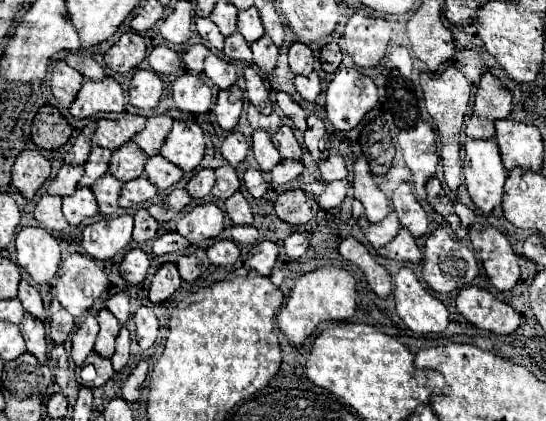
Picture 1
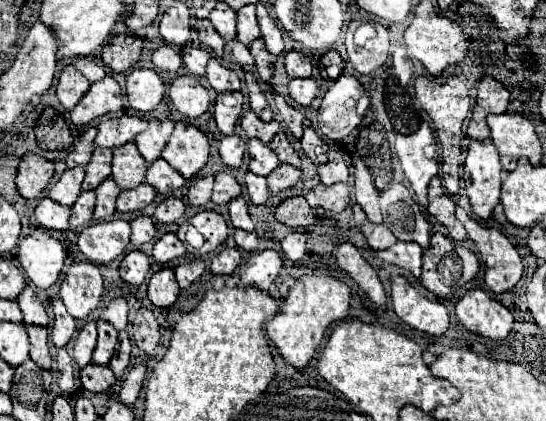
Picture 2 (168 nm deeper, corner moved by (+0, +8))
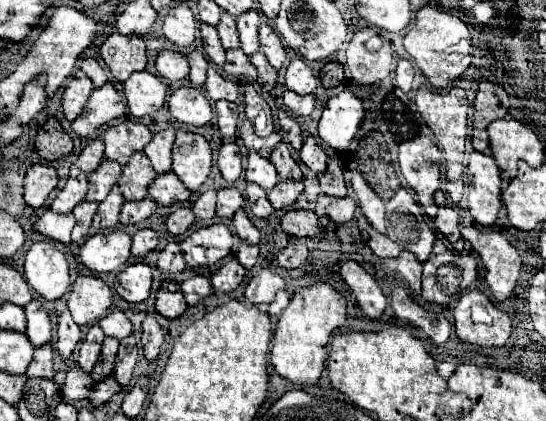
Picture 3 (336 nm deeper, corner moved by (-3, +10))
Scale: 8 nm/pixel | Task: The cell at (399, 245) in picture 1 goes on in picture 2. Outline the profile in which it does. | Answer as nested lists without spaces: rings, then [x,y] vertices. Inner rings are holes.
[[[396,242],[392,248],[376,252],[376,256],[384,262],[390,262],[408,270],[414,278],[420,278],[422,248],[416,242]]]

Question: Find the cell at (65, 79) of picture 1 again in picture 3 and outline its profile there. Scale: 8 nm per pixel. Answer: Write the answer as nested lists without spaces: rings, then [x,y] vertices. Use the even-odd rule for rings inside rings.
[[[77,74],[71,78],[71,82],[63,92],[63,114],[67,120],[75,120],[81,114],[91,92],[93,92],[93,82],[85,74]]]

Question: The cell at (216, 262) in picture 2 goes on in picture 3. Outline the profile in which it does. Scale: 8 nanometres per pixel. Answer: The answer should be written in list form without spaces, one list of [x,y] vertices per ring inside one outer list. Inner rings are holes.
[[[231,258],[211,276],[211,282],[217,292],[231,292],[243,282],[245,274],[247,274],[247,270],[239,264],[239,260]]]

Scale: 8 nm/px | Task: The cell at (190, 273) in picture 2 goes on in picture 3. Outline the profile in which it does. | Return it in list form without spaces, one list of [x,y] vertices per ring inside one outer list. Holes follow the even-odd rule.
[[[193,274],[189,280],[181,282],[181,292],[187,304],[199,304],[207,294],[211,294],[211,282],[203,274]]]

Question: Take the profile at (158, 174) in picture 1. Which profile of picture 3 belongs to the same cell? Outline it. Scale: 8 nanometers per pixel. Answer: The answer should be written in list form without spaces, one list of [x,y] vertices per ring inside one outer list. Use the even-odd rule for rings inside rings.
[[[167,172],[167,174],[159,174],[149,184],[149,196],[161,206],[171,206],[171,204],[189,200],[191,192],[183,188],[183,182],[173,172]]]

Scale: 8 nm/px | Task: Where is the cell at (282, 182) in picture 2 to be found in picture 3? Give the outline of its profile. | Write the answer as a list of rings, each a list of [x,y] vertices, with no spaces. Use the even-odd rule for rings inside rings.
[[[281,178],[273,190],[267,192],[269,202],[273,204],[275,210],[281,210],[285,206],[291,206],[297,196],[303,190],[303,180],[293,180],[293,178]]]

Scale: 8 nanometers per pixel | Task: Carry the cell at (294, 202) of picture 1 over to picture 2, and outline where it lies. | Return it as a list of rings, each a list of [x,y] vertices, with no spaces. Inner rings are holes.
[[[292,196],[276,208],[276,220],[290,228],[310,226],[318,218],[318,210],[310,208],[304,196]]]

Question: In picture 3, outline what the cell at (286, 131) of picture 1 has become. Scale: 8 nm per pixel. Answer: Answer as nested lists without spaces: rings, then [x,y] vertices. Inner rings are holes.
[[[279,142],[275,146],[275,150],[271,152],[271,162],[275,164],[277,172],[281,178],[295,178],[295,180],[301,180],[303,178],[303,172],[299,168],[299,164],[291,158],[291,152],[289,152],[289,144],[287,142]]]

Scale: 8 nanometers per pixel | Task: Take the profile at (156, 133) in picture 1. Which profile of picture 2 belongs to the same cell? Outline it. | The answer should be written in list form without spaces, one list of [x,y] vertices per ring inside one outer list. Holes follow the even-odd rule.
[[[150,120],[148,128],[136,136],[136,146],[140,156],[152,164],[160,158],[164,146],[168,144],[168,138],[174,130],[174,122],[172,120]]]

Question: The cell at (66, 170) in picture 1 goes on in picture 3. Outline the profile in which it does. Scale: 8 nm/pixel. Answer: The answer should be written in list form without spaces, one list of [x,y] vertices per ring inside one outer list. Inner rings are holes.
[[[81,172],[79,176],[69,178],[65,186],[57,192],[55,200],[51,202],[53,212],[59,212],[59,214],[71,212],[81,200],[85,200],[85,192],[87,192],[87,176]]]

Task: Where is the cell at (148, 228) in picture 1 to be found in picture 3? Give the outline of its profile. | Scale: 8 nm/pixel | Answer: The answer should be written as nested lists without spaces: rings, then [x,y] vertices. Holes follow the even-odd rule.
[[[143,228],[137,230],[133,236],[133,246],[131,246],[131,254],[133,256],[145,256],[149,250],[155,250],[159,246],[159,236],[155,230],[151,228]]]

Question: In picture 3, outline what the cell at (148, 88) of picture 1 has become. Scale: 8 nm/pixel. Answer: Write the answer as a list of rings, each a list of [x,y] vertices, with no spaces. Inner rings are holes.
[[[147,70],[133,72],[123,82],[123,90],[127,96],[129,110],[135,118],[153,114],[165,104],[165,98],[167,98],[167,86],[161,82],[159,76]]]

